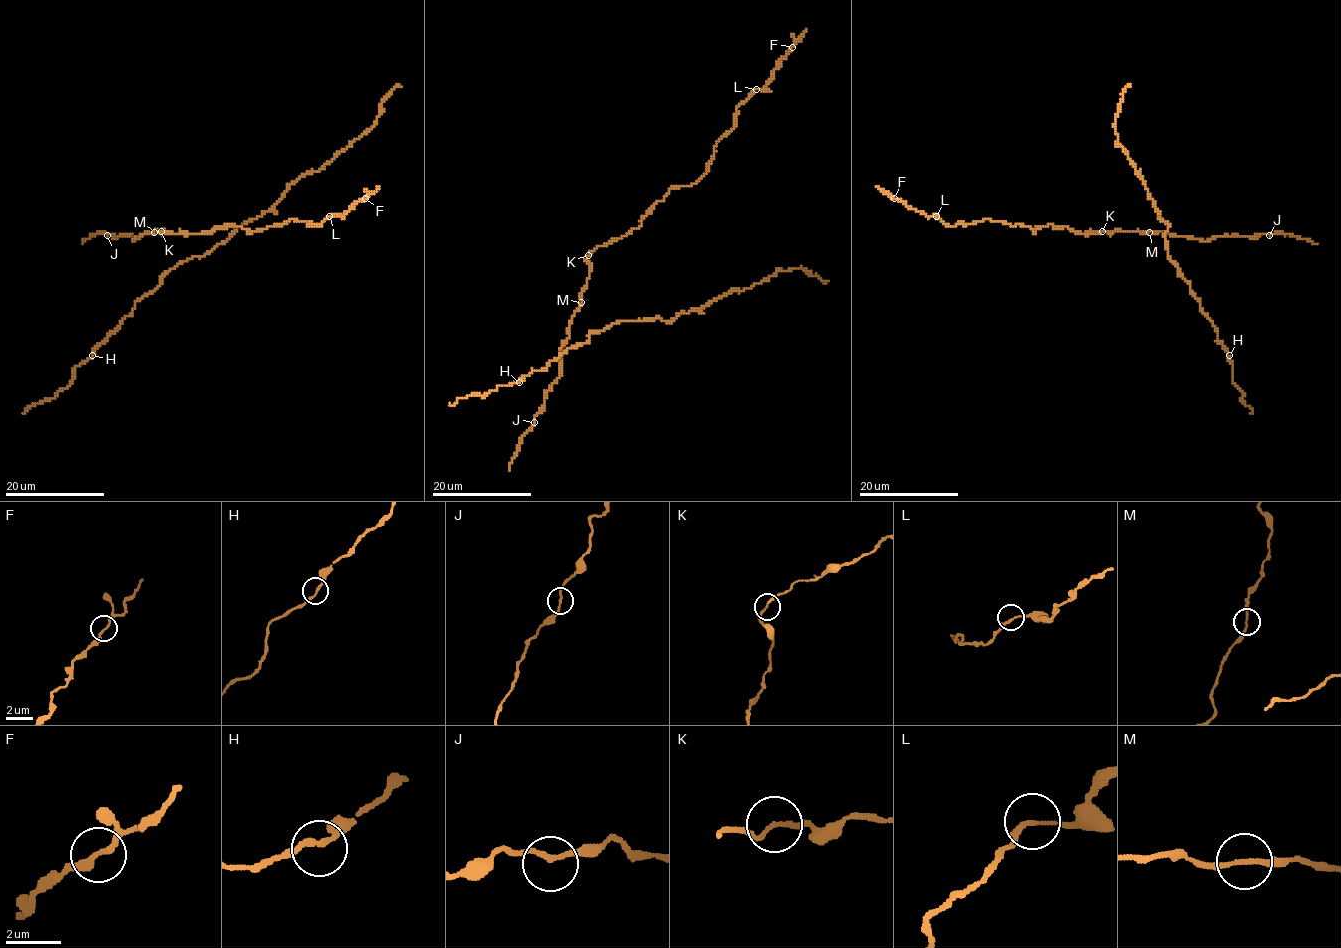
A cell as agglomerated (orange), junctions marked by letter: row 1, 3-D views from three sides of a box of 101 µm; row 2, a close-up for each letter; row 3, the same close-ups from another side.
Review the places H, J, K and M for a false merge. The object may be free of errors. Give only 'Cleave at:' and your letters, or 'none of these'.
Cleave at: none of these

